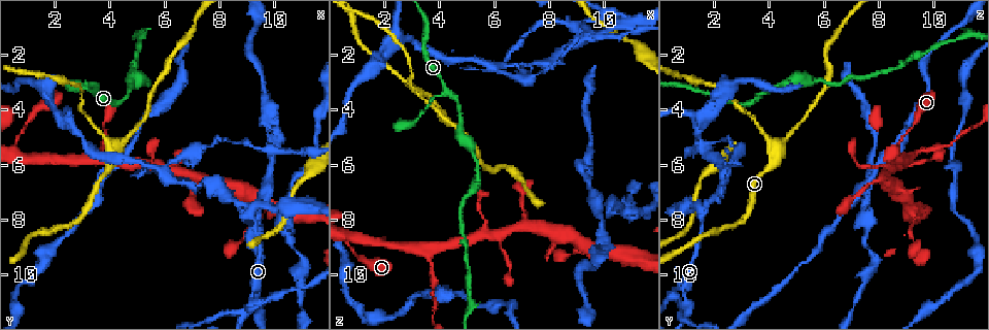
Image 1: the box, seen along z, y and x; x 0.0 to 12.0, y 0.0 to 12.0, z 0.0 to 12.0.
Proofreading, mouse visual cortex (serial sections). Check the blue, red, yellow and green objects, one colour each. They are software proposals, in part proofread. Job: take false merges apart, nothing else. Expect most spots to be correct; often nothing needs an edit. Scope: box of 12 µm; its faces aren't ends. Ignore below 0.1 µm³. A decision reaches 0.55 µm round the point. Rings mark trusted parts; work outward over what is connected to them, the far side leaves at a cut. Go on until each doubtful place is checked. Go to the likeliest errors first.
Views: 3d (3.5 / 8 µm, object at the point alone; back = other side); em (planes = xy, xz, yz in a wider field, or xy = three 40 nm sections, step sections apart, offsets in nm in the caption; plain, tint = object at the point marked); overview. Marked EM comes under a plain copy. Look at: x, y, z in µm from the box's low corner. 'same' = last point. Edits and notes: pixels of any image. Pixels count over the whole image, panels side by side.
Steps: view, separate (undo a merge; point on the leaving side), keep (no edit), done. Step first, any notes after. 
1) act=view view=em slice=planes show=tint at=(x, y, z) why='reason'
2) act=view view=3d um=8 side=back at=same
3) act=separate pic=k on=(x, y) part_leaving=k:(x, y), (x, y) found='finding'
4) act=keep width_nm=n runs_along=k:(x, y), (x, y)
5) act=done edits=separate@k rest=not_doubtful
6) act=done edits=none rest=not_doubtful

act=view view=3d um=8 at=(9.1, 11.1, 1.0) why='narrows sharply'

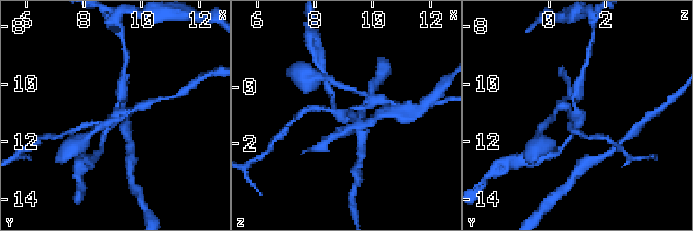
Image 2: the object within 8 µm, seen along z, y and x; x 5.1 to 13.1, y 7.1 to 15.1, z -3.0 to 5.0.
act=view view=em slice=planes show=tint at=(9.1, 11.1, 0.9) arms=4 arm_widths_nm=150,200,200,250 why='now the EM'

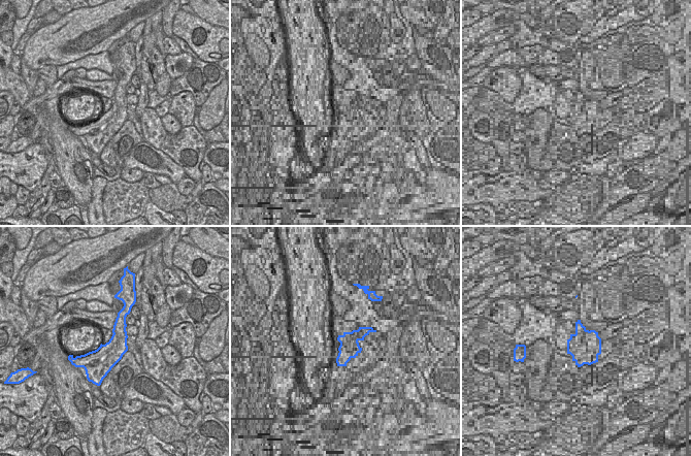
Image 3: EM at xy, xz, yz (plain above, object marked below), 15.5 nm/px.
act=separate pic=2 on=(565, 105) part_leaving=2:(119, 113), (159, 99) found='a second cell is stuck on'

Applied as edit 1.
act=view view=em slice=planes show=tint at=(4.2, 3.7, 3.3) why='narrows sharply'

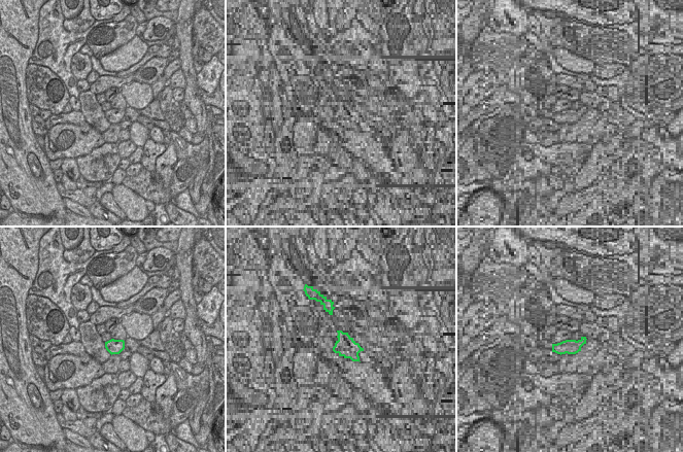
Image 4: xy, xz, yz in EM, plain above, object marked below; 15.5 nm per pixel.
act=view view=3d um=3.5 at=same why='see where the arms go'

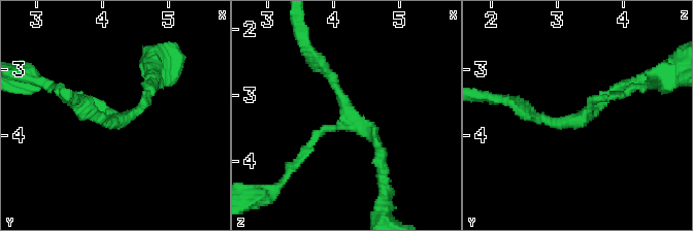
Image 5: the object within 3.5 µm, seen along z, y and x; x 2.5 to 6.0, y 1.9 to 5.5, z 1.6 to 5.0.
act=keep runs_along=5:(321, 62), (381, 160) found='continuous, no second cell'

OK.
act=view view=3d um=8 at=(9.1, 7.8, 1.6) why='three arms meet'

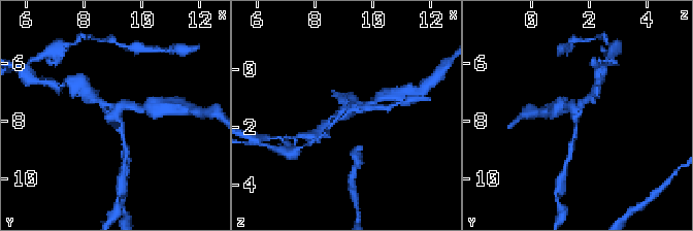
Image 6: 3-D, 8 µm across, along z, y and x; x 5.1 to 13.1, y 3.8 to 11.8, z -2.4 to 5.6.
act=view view=3d um=3.5 at=(9.1, 7.7, 1.5)

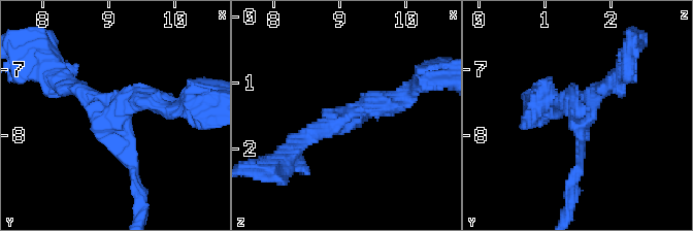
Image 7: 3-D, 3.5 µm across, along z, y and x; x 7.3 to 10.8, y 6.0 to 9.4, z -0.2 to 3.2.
act=view view=em slice=xy step=5 show=tint at=(9.15, 7.75, 1.55) arms=3 arm_widths_nm=150,250,250 why='now the EM'

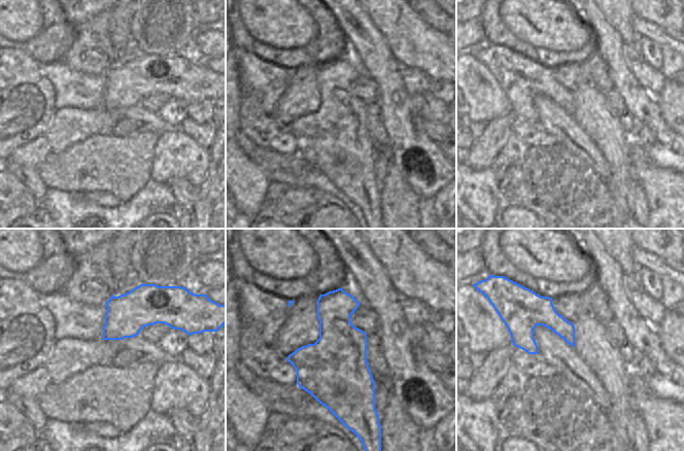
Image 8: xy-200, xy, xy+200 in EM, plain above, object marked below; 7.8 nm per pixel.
act=keep runs_along=7:(134, 182), (108, 102), (67, 87) found='one cell here'

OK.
act=view view=3d um=3.5 at=(5.9, 6.2, 2.5)

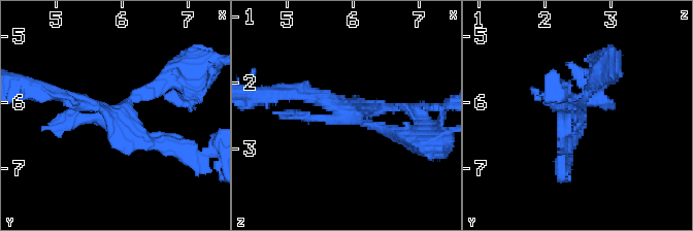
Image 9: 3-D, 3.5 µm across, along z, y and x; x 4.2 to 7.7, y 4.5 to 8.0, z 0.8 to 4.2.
act=separate pic=9 on=(62, 117) part_leaving=9:(130, 100), (199, 72), (208, 62) found='a second cell is stuck on'

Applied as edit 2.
act=view view=3d um=3.5 at=(4.1, 5.5, 4.3)

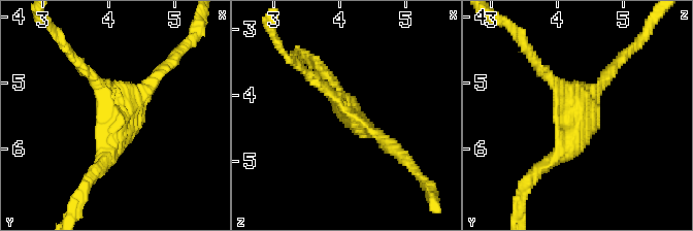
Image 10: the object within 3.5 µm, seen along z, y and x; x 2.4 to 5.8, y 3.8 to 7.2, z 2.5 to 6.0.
act=view view=em slice=xy step=5 show=tint at=(4.15, 5.55, 4.30) arms=3 arm_widths_nm=200,200,250 why='need the tissue'

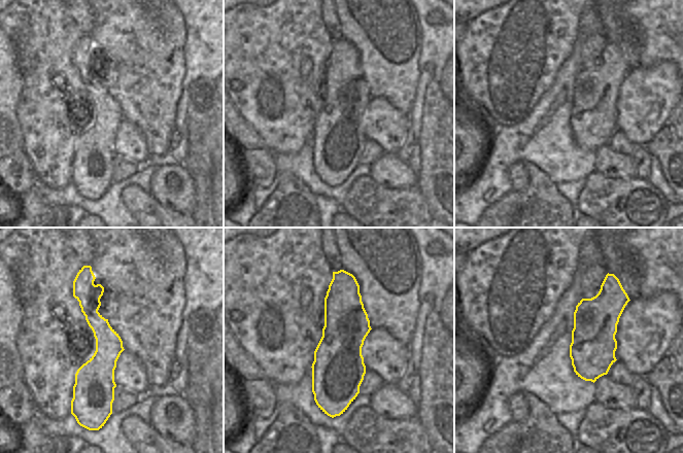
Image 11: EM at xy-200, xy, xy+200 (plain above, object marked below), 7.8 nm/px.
act=keep found='all the same cell'

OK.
act=done edits=separate@2,separate@9 rest=not_doubtful

